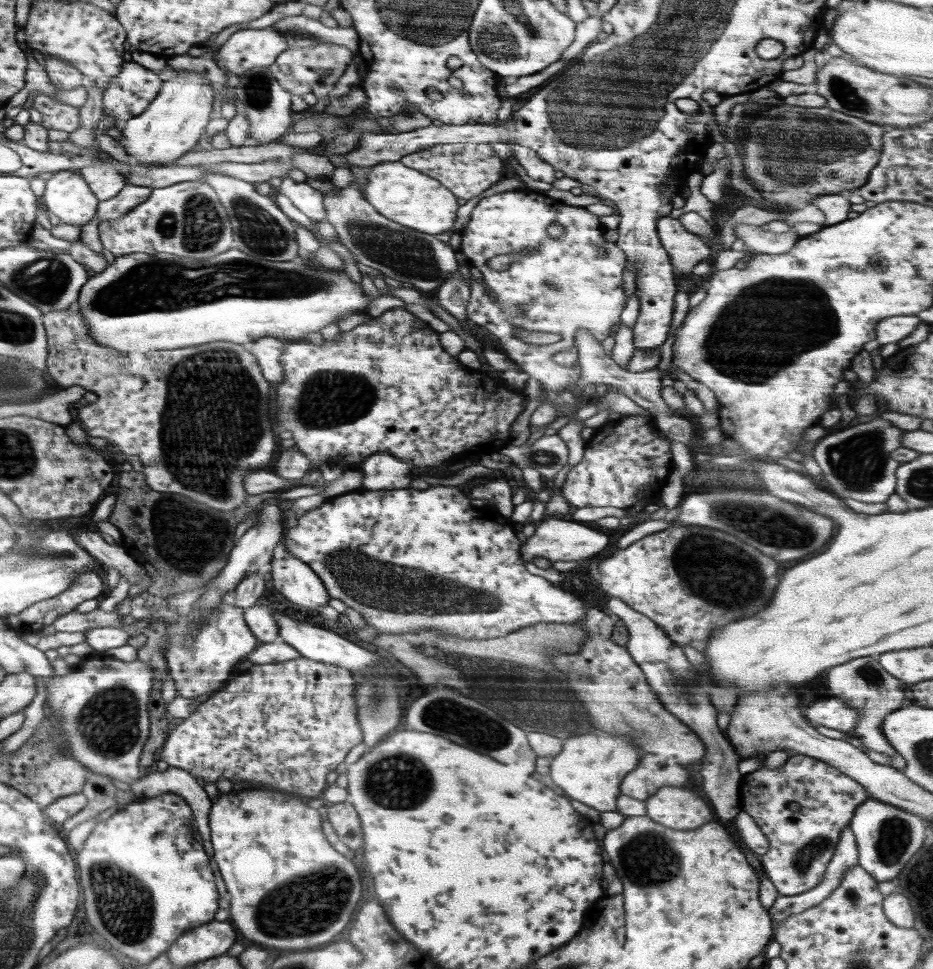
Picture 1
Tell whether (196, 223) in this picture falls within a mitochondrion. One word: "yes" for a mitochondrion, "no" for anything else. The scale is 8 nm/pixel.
yes

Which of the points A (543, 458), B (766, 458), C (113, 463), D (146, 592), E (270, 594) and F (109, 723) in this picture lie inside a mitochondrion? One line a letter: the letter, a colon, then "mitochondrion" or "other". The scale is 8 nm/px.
A: mitochondrion
B: other
C: other
D: other
E: other
F: mitochondrion

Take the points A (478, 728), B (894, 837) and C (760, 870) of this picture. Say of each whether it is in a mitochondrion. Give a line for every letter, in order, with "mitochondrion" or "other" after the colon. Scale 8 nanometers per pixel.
A: mitochondrion
B: mitochondrion
C: other

